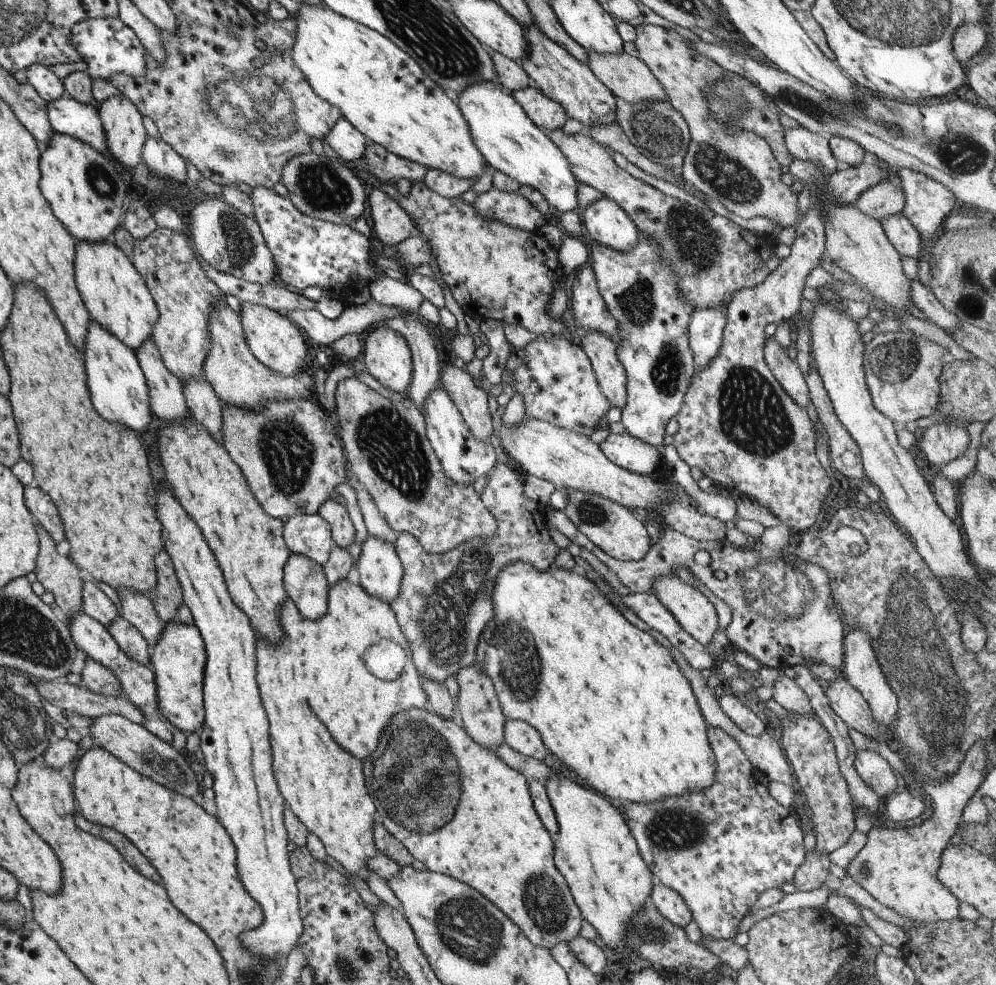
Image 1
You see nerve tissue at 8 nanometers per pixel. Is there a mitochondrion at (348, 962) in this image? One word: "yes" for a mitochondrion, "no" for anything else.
yes

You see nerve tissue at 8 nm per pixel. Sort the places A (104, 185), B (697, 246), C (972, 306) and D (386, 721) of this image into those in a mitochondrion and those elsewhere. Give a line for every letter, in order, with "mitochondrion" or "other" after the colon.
A: mitochondrion
B: mitochondrion
C: mitochondrion
D: mitochondrion

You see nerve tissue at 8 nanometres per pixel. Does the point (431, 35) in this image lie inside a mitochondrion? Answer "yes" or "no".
yes

